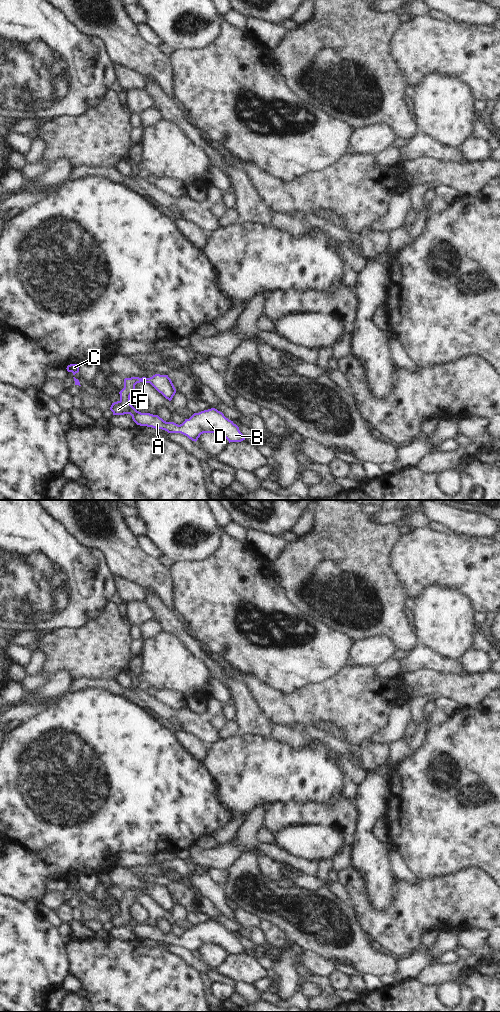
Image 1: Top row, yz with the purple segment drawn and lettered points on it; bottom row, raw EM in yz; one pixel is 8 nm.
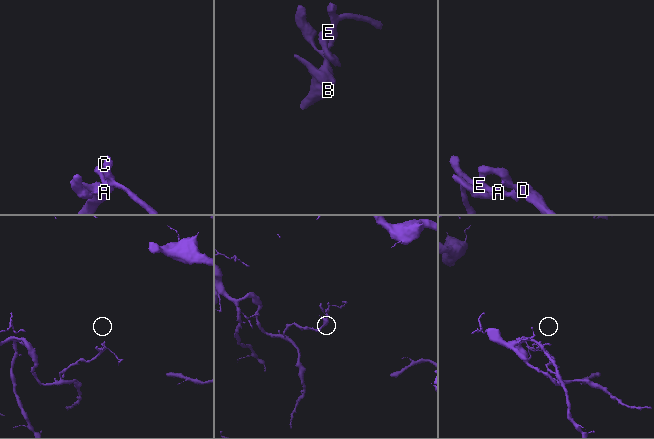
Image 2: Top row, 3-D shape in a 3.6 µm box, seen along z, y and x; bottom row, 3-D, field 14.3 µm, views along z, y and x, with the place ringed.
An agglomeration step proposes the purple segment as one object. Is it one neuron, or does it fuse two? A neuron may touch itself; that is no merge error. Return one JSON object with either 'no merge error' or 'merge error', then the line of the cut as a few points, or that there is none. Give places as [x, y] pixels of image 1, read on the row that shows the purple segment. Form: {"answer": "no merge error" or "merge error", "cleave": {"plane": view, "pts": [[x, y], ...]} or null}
{"answer": "no merge error", "cleave": null}

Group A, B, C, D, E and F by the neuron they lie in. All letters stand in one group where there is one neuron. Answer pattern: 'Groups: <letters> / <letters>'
Groups: A B C D E F

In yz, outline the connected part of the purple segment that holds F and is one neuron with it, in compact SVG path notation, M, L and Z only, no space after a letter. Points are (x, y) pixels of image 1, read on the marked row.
M155 374L150 378L125 378L124 388L119 392L120 400L112 403L110 407L113 415L130 414L137 425L162 429L168 433L181 433L195 442L203 433L218 433L225 437L229 443L245 440L239 427L215 408L194 413L180 425L174 422L166 422L158 415L137 411L130 403L130 396L135 390L135 385L140 382L150 383L169 401L176 393L176 389L168 375Z

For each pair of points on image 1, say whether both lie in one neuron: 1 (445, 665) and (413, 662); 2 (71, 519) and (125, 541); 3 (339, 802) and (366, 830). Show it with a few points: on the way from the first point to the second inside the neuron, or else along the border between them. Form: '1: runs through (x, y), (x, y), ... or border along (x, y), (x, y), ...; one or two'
1: runs through (437, 663), (421, 662); one
2: runs through (82, 532), (88, 537), (111, 539); one
3: border along (355, 804), (358, 810), (358, 825), (350, 838); two

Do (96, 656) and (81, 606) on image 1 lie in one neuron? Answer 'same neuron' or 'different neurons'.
different neurons

